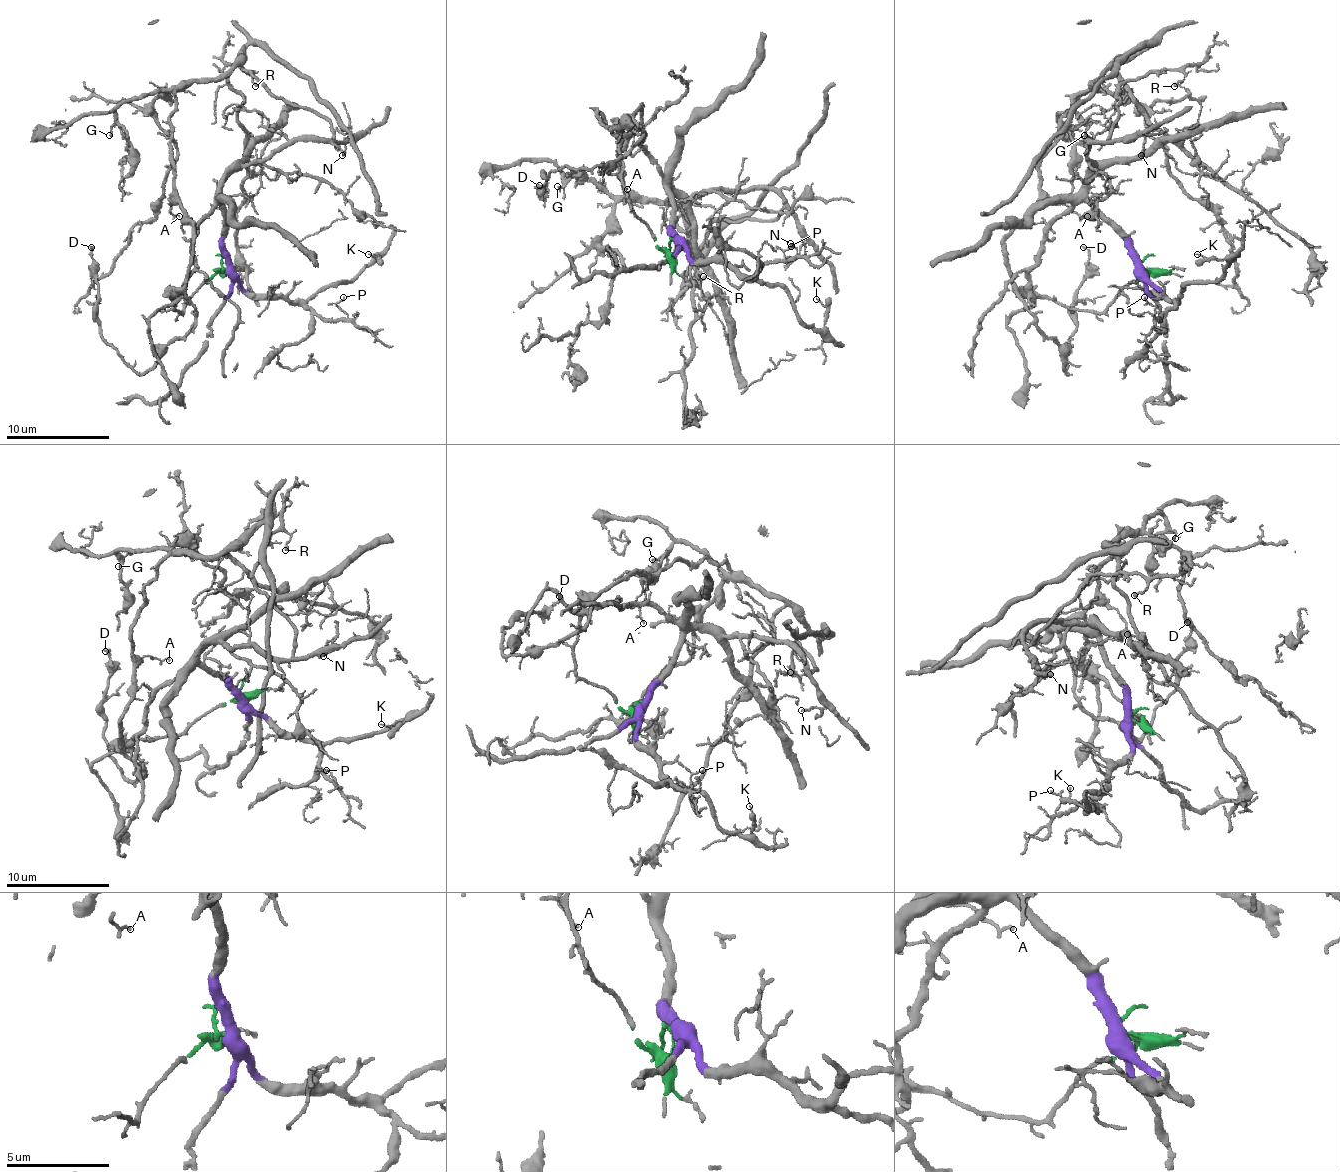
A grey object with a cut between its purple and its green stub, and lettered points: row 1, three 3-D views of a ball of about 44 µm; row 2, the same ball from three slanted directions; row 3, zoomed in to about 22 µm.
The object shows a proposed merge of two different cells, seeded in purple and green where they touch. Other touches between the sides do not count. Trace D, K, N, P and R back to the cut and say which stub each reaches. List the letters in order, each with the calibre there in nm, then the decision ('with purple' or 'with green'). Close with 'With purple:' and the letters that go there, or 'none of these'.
D: calibre 180 nm; with green
K: calibre 110 nm; with purple
N: calibre 150 nm; with purple
P: calibre 80 nm; with purple
R: calibre 190 nm; with purple
With purple: K, N, P, R

